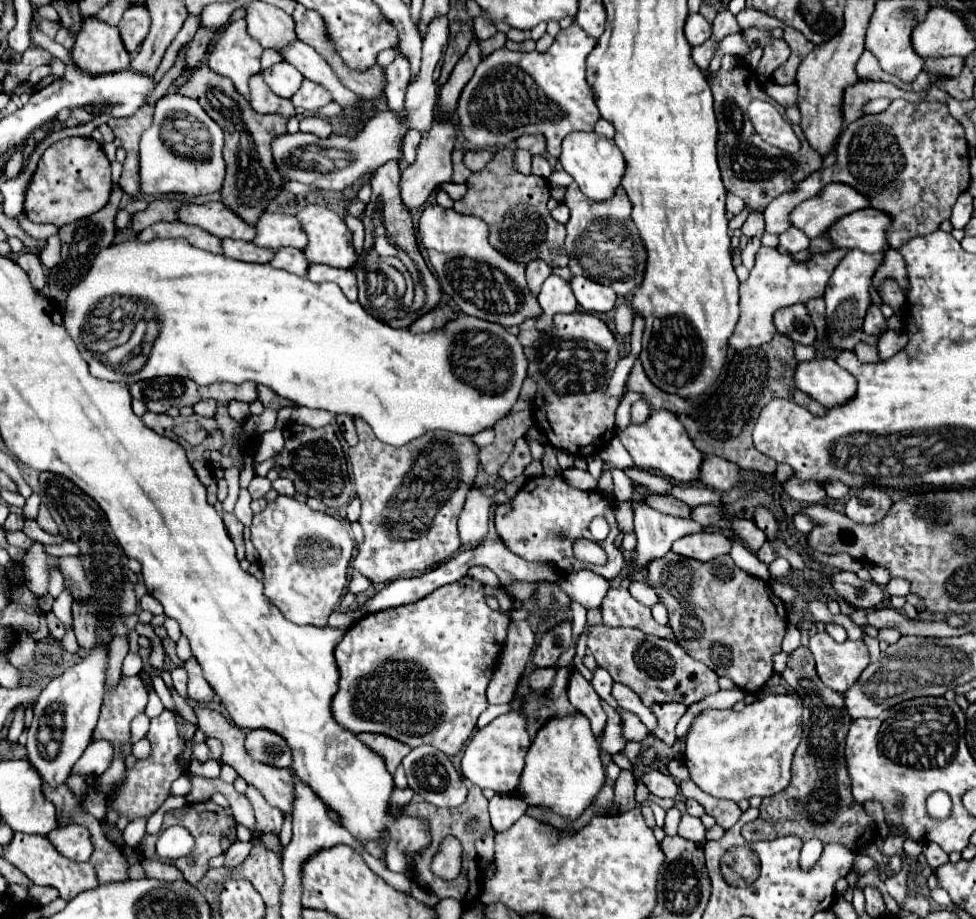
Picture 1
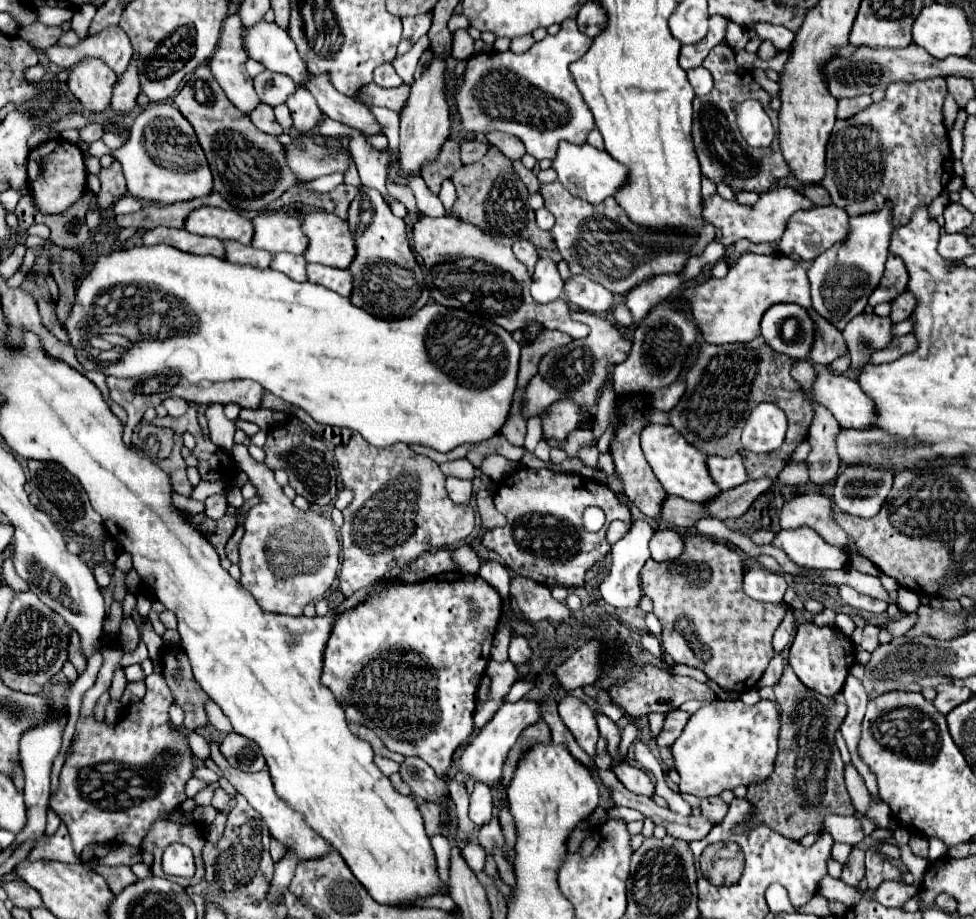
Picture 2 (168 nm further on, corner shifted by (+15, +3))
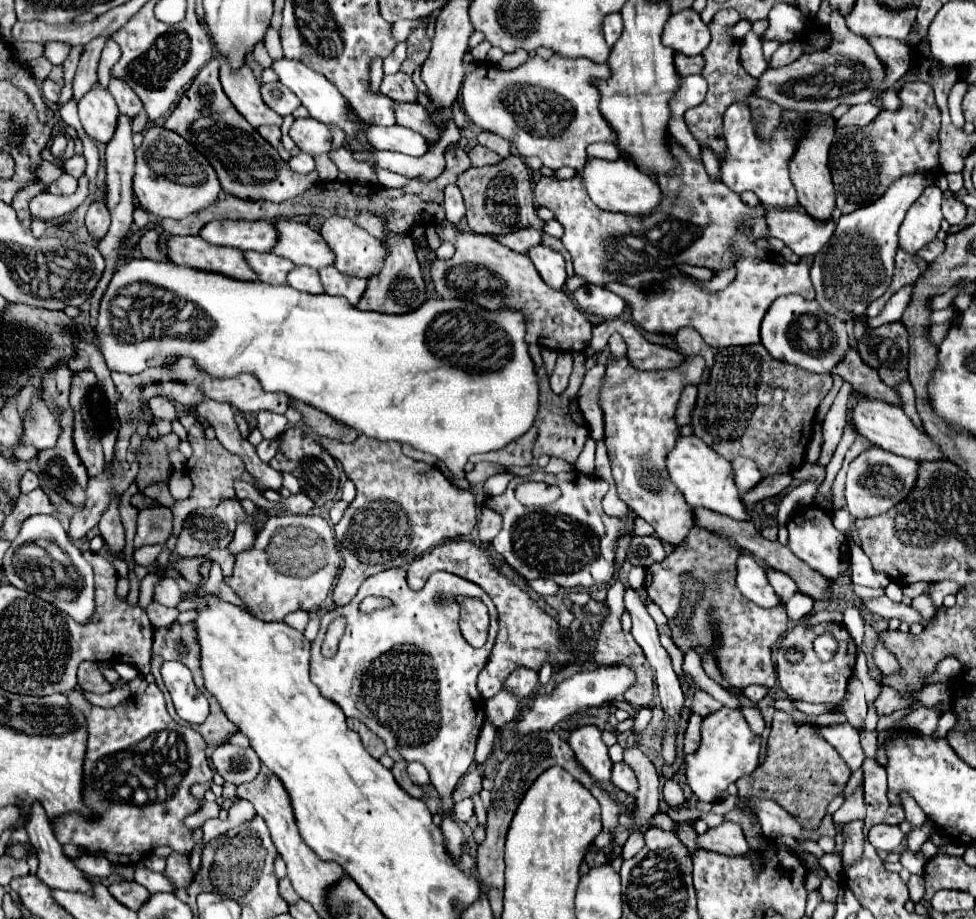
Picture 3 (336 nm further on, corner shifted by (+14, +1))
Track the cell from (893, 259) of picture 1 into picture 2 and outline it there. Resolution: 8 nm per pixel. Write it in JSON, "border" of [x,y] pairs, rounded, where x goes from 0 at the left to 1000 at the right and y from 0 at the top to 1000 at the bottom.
{"border":[[[912,276],[910,285],[908,285],[906,303],[904,303],[902,311],[893,318],[889,331],[898,333],[902,329],[916,326],[920,320],[924,320],[924,316],[928,316],[928,309],[930,309],[930,294],[928,294],[926,285],[922,285],[922,281],[918,276]]]}

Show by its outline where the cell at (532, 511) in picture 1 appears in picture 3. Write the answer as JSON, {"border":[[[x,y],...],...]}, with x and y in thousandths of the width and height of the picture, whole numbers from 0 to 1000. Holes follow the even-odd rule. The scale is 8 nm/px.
{"border":[[[548,514],[542,518],[528,518],[519,533],[511,540],[495,544],[503,548],[507,557],[515,561],[515,577],[505,585],[505,596],[517,607],[517,612],[538,631],[565,629],[577,640],[606,640],[622,635],[628,620],[628,592],[630,585],[647,577],[647,568],[640,570],[634,564],[622,561],[616,553],[616,544],[622,538],[624,527],[618,520],[606,520],[595,514],[556,516]],[[536,522],[554,522],[575,531],[575,542],[563,551],[536,551],[528,542],[528,529]]]}

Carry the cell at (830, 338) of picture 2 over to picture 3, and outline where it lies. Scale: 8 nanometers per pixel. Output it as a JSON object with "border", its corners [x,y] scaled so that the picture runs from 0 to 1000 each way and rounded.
{"border":[[[870,379],[870,383],[866,385],[866,392],[862,392],[862,396],[853,398],[853,407],[860,407],[866,413],[870,413],[874,418],[874,424],[888,433],[907,435],[911,440],[923,440],[921,429],[901,413],[899,403],[884,396],[884,392],[876,383],[876,379]]]}

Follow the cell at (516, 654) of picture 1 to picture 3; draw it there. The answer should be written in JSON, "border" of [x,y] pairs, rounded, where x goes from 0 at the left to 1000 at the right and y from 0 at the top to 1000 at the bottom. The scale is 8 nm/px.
{"border":[[[532,726],[516,741],[514,749],[528,753],[532,762],[542,757],[550,746],[550,731]]]}

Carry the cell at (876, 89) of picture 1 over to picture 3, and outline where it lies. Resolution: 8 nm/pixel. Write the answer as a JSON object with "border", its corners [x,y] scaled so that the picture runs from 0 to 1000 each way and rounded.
{"border":[[[892,111],[878,113],[878,115],[872,115],[870,122],[862,126],[862,131],[858,131],[858,137],[888,137],[899,124],[901,124],[901,118],[897,113]]]}

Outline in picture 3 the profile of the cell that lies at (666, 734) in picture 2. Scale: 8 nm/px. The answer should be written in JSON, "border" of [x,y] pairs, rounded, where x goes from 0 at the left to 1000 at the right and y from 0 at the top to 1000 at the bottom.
{"border":[[[708,777],[706,786],[704,786],[702,803],[700,803],[700,818],[702,820],[712,818],[716,812],[716,788],[718,788],[718,781],[714,777]]]}

